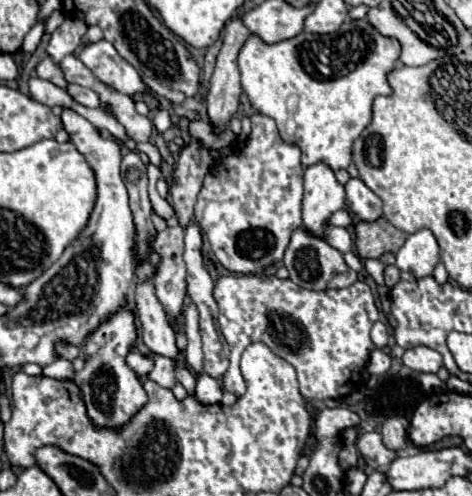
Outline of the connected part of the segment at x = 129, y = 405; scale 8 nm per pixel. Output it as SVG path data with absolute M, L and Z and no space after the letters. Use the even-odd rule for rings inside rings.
M125 305L85 339L87 361L85 367L75 373L73 381L83 393L87 415L95 421L95 427L121 429L147 403L147 393L143 391L143 385L139 383L135 371L129 369L125 363L125 355L133 349L135 337L137 333L133 311Z

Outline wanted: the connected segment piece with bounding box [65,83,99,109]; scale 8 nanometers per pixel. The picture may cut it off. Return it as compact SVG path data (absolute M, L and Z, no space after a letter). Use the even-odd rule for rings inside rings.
M69 83L65 91L67 91L77 103L81 103L81 105L85 105L85 107L93 107L93 109L99 107L99 97L97 97L91 89L85 89L85 87L81 87L81 85Z

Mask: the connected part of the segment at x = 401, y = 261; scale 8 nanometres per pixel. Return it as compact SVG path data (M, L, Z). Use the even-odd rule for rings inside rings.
M421 229L407 237L405 245L397 251L397 267L413 273L417 279L433 273L439 261L439 245L429 229Z

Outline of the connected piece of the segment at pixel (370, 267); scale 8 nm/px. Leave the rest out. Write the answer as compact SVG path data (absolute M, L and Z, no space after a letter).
M367 259L364 266L368 274L375 280L377 285L384 284L384 269L385 265L377 259Z

